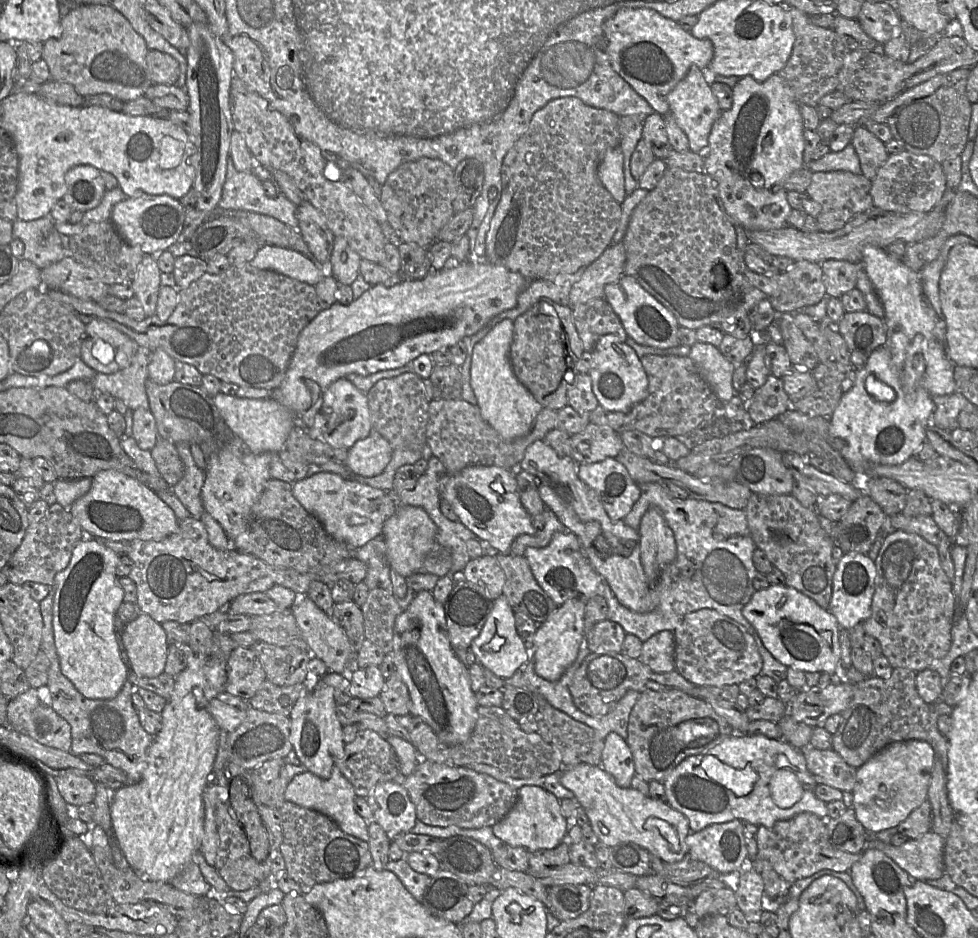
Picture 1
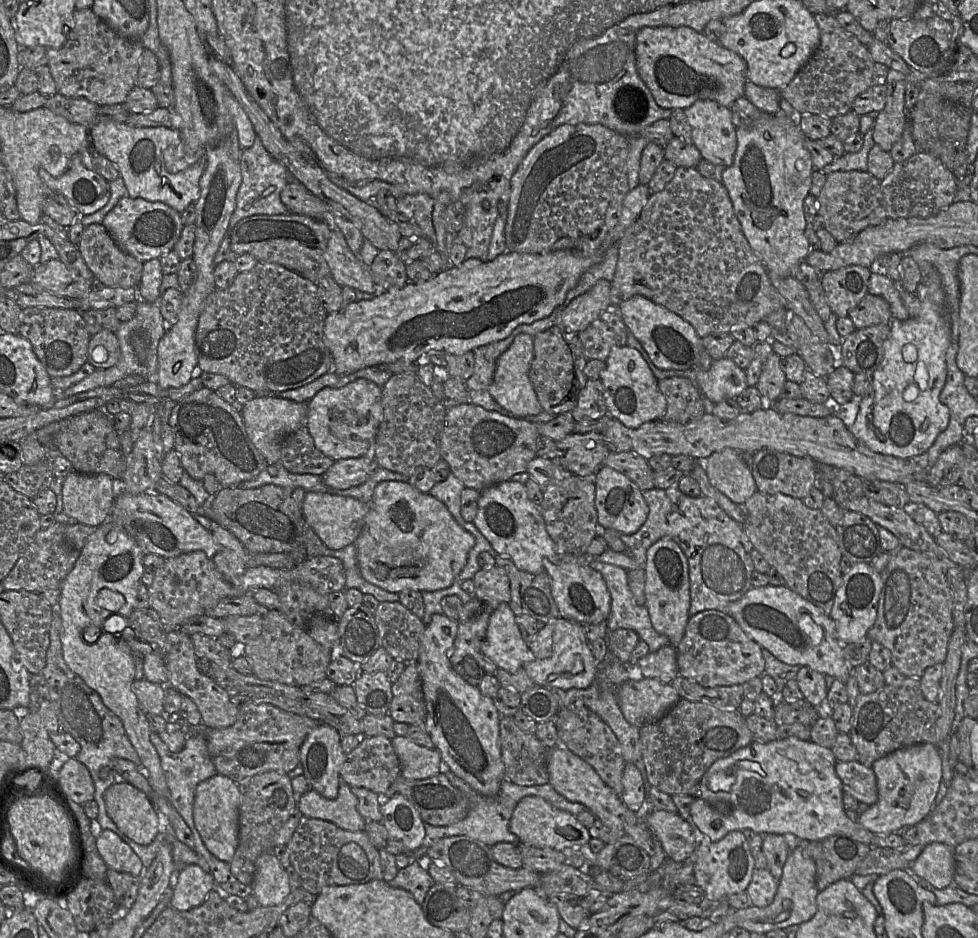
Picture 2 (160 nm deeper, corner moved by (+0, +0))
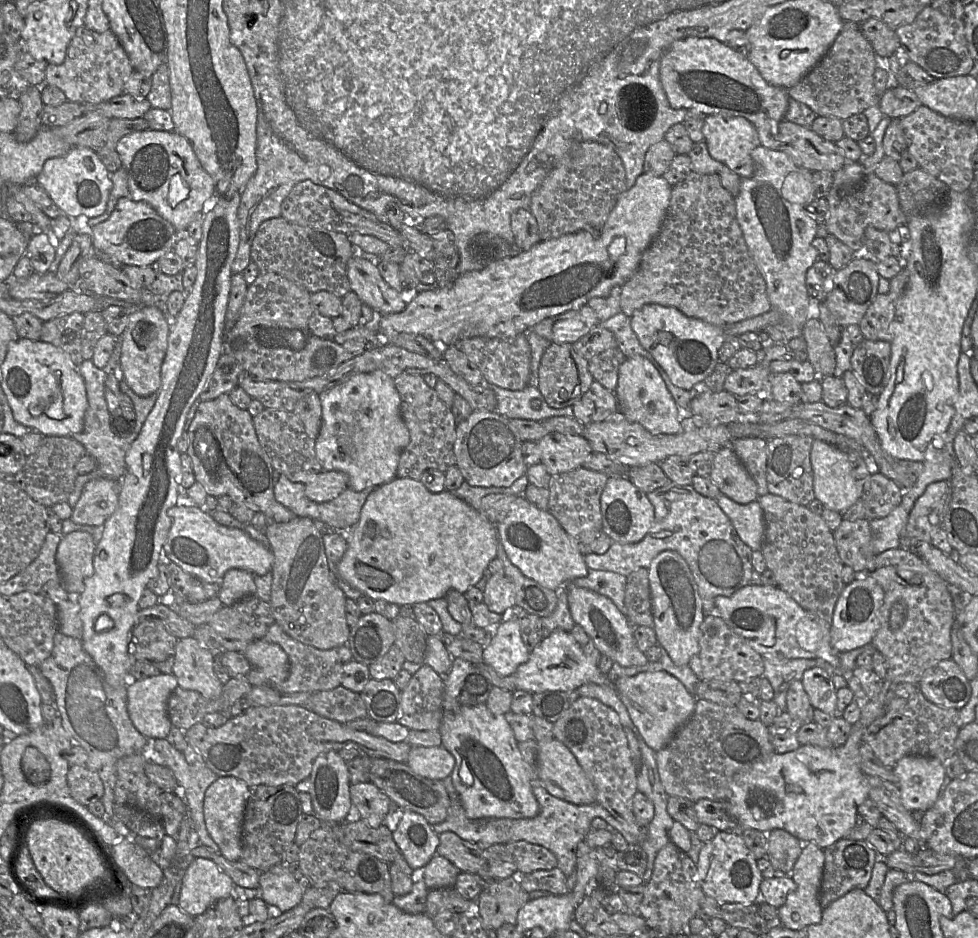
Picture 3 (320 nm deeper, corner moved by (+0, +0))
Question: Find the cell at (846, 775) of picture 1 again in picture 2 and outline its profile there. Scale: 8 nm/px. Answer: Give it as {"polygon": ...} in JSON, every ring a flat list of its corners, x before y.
{"polygon":[[837,761,835,772,842,782,844,793,869,806,878,801,877,779,872,768,859,761]]}

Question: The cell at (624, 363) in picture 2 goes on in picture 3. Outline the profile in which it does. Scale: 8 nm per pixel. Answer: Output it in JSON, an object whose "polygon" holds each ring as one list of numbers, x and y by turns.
{"polygon":[[627,357,620,365,615,390,618,411,630,422,637,422,654,435,681,432,682,412,678,408,661,375,647,358]]}

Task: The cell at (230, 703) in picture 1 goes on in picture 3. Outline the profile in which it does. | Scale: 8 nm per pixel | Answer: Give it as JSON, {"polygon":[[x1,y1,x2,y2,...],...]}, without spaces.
{"polygon":[[184,637,178,639,174,654,173,672,177,678,178,686,200,693,208,699,216,699,222,693,223,684,214,672,216,653,203,647,195,638]]}

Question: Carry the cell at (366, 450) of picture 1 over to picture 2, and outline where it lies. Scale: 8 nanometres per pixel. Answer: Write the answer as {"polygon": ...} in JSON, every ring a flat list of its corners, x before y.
{"polygon":[[365,457,343,459,335,461,322,478,328,487,345,490,367,481,375,468,375,460]]}

